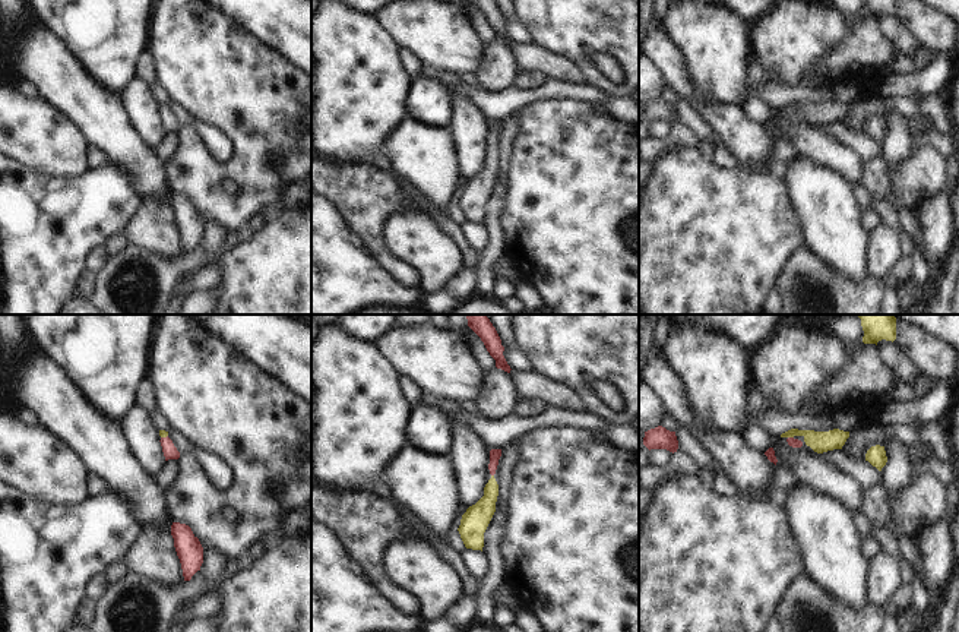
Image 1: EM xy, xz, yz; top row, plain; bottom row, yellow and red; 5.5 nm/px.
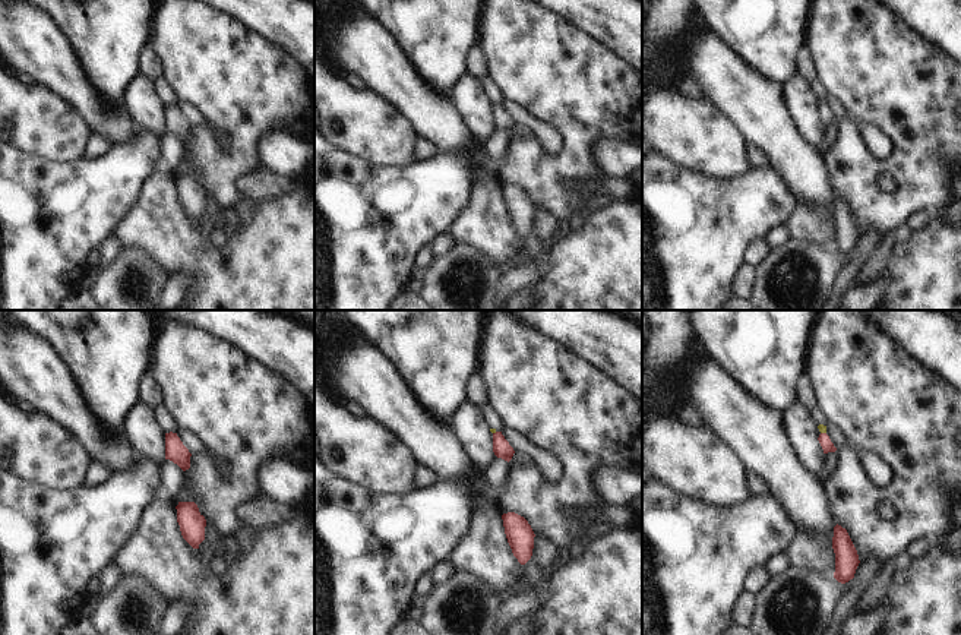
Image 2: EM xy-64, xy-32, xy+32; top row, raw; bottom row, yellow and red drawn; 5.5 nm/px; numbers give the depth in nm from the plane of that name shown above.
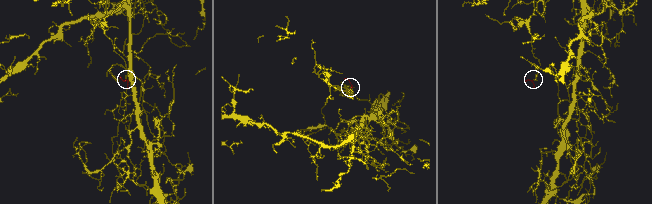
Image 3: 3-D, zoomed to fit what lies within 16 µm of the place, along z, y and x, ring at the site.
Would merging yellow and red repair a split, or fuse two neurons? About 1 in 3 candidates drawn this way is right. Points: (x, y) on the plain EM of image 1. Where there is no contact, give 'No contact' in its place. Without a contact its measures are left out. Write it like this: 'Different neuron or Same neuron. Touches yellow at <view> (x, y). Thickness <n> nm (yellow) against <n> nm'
Same neuron. Touches yellow at xy (164, 108). Thickness 50 nm (yellow) against 80 nm.

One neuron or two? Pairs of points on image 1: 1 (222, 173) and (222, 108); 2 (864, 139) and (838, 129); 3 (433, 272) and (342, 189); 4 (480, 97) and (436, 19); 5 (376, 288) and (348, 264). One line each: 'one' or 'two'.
1: one
2: one
3: two
4: two
5: one

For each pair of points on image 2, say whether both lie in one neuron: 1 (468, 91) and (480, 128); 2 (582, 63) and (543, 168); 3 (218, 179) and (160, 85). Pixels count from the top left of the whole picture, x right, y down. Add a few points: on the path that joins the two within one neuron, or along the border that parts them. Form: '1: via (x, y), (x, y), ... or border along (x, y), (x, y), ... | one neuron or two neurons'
1: via (468, 100), (479, 119) | one neuron
2: via (578, 91), (578, 133), (577, 144), (571, 149) | one neuron
3: border along (161, 76), (177, 100) | two neurons

